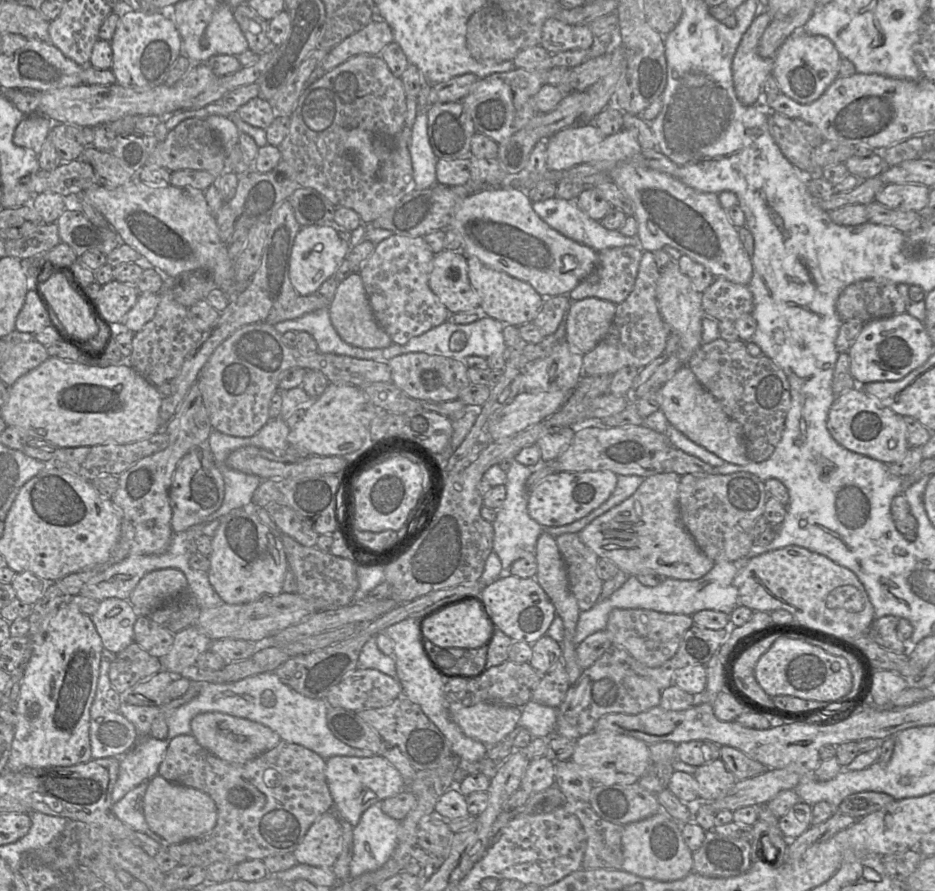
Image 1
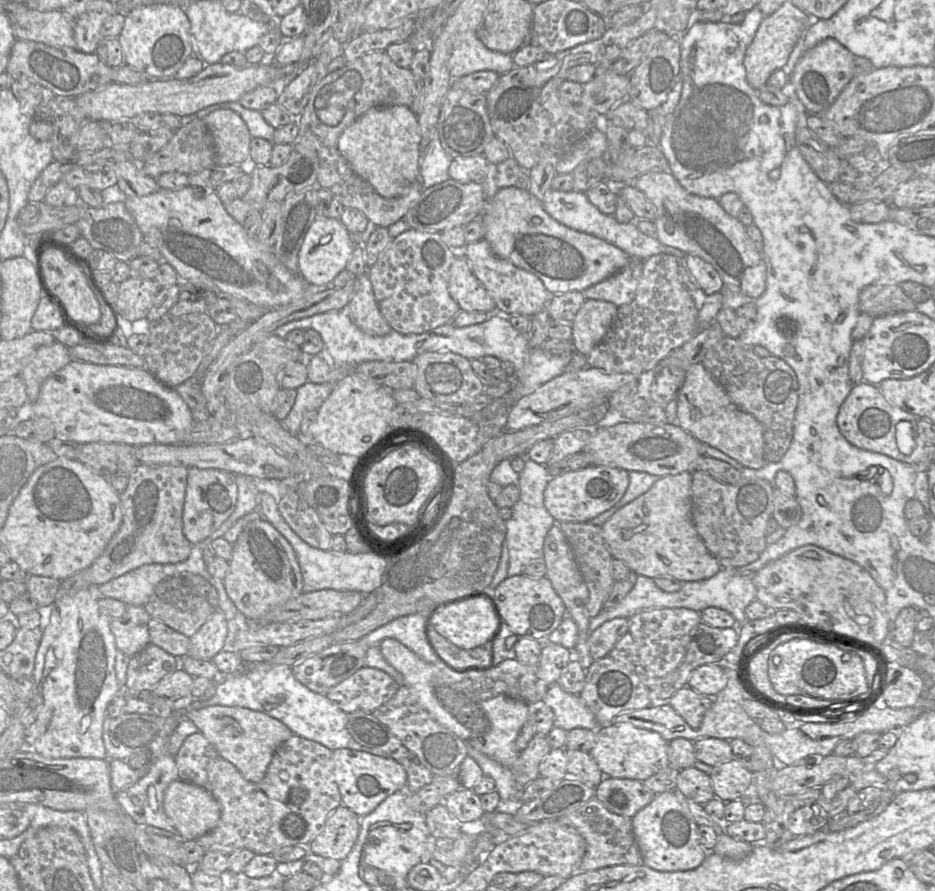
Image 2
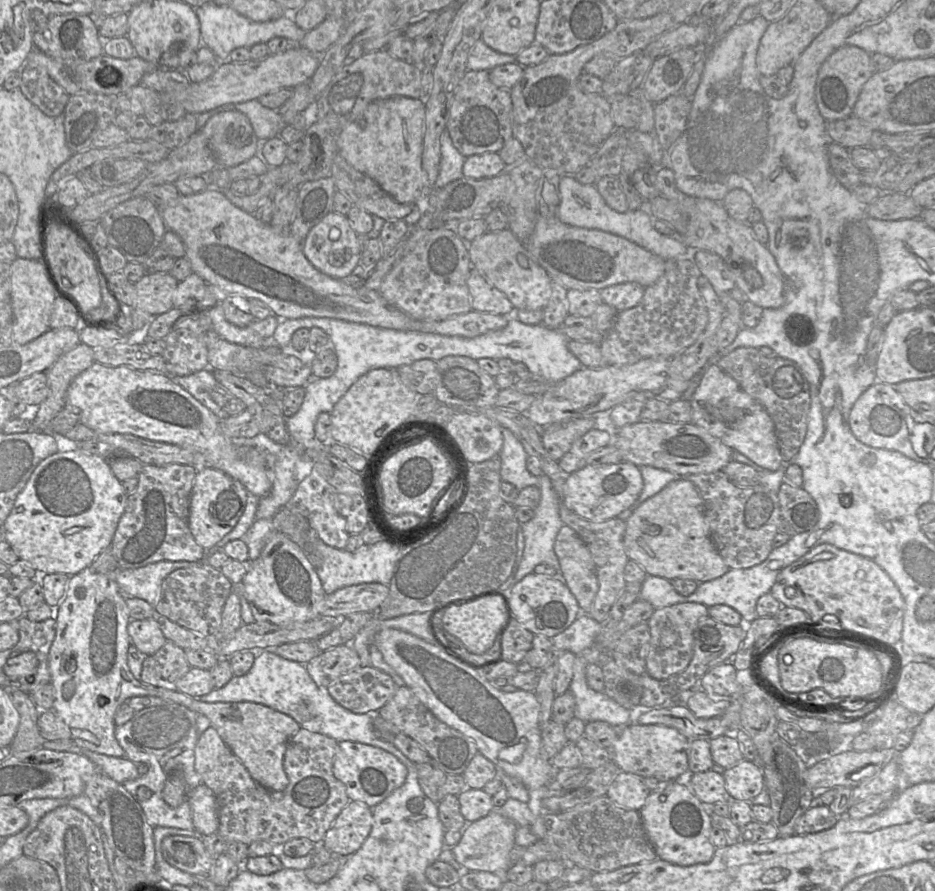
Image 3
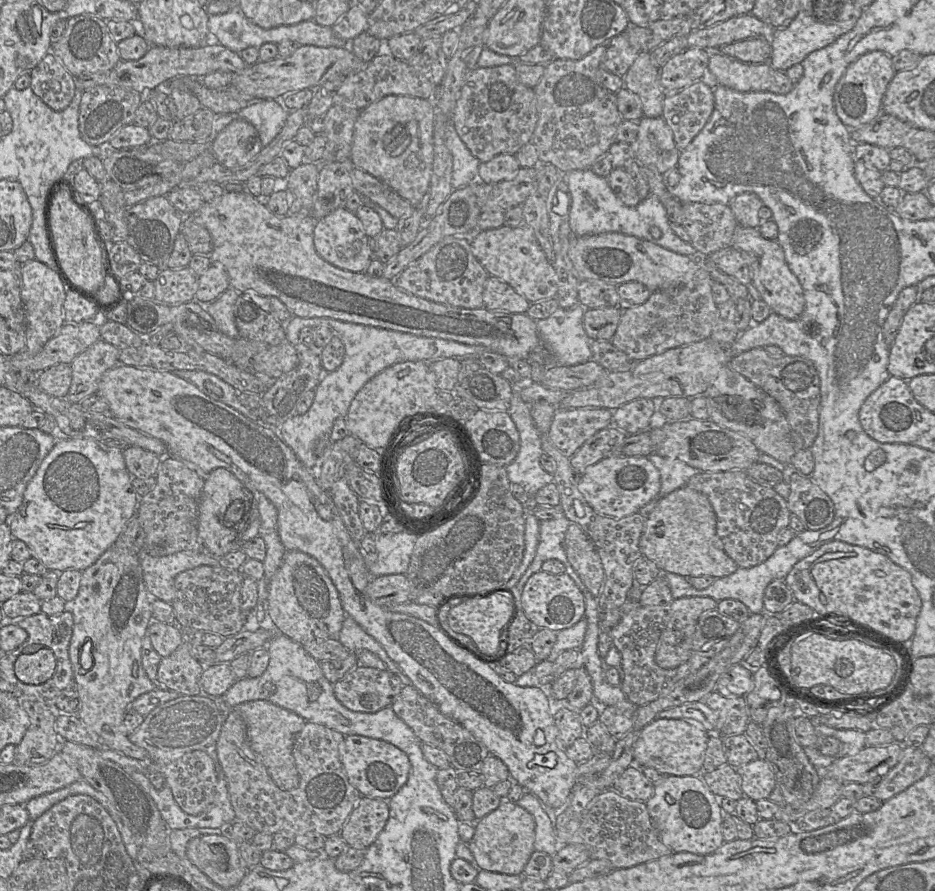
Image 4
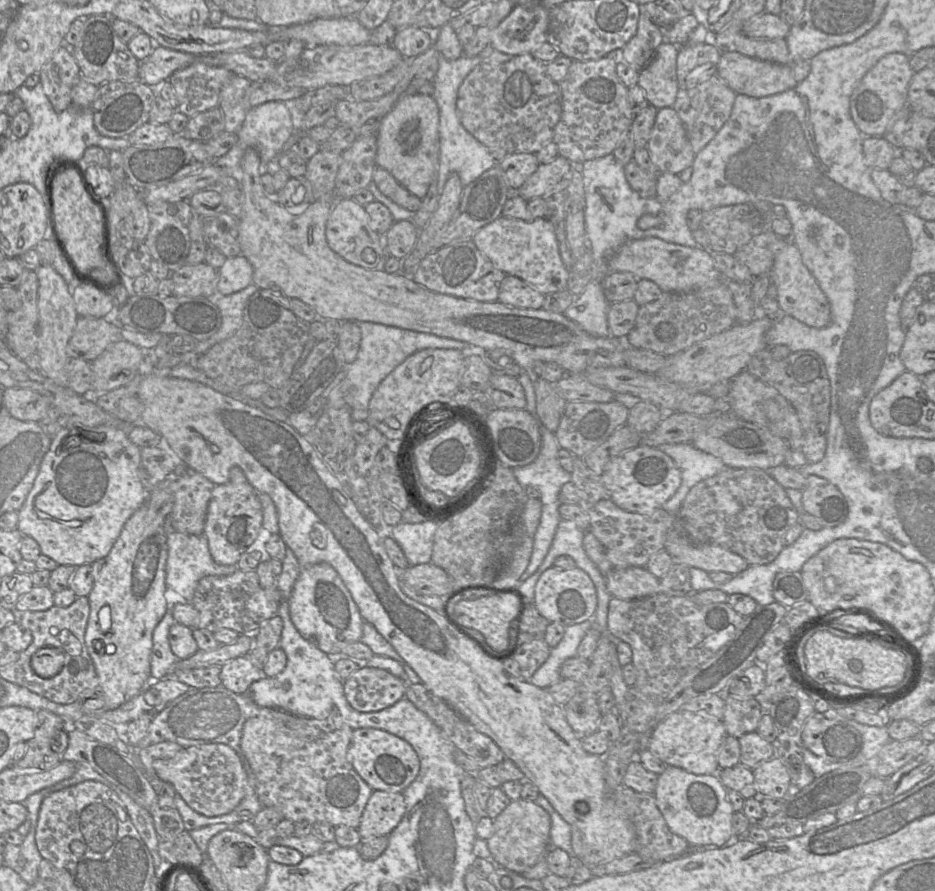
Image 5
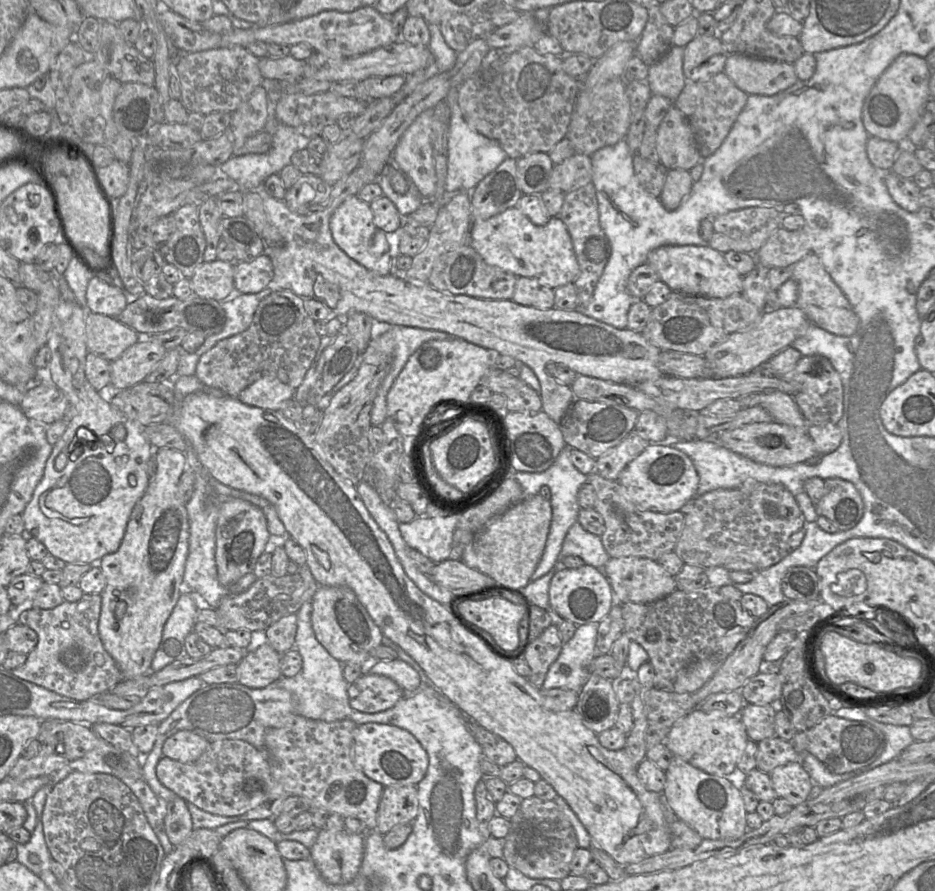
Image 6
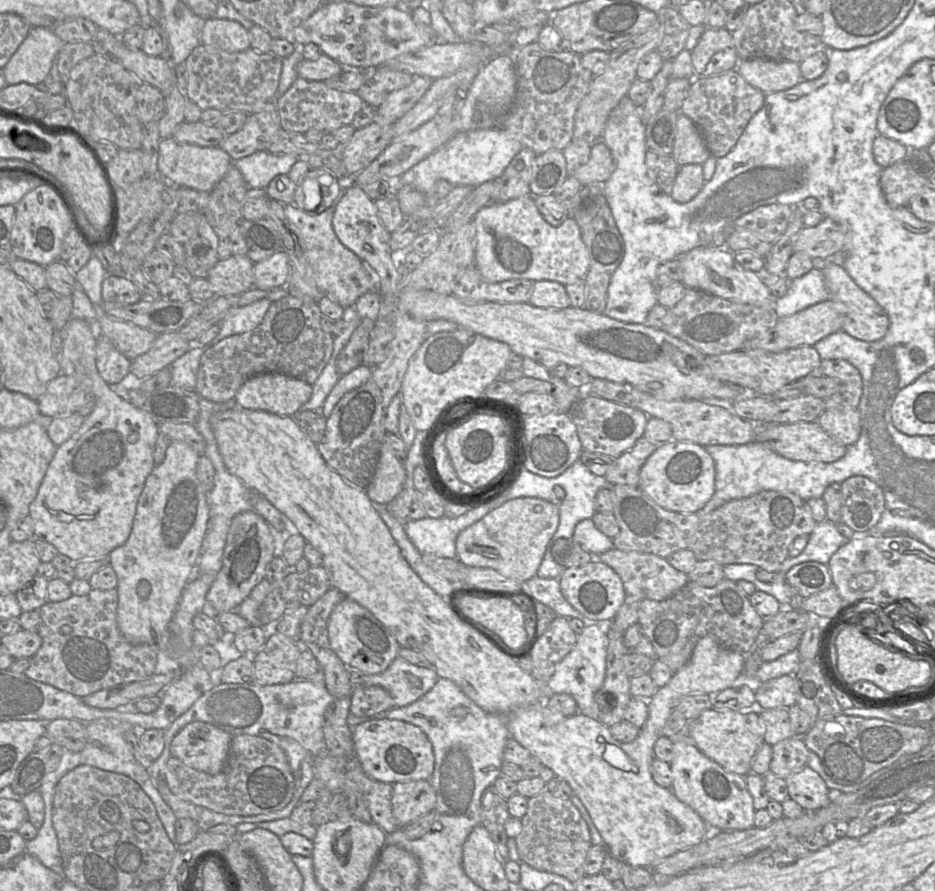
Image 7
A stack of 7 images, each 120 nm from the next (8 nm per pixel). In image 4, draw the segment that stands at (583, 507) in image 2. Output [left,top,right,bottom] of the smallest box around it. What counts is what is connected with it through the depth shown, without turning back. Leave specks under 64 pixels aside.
[578,455,661,518]

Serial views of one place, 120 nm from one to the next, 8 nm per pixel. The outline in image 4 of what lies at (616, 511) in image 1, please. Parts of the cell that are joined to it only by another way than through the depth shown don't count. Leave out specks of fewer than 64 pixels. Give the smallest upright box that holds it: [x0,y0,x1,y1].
[640,484,739,578]

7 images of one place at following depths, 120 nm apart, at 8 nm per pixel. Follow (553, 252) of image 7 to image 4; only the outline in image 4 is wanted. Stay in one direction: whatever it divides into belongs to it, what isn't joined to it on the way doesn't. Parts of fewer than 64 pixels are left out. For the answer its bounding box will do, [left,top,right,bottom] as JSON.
[471,224,558,302]

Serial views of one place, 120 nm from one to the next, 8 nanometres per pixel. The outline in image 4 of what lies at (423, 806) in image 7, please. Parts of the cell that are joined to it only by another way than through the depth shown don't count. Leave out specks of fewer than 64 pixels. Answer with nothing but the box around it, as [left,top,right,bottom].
[339,797,388,850]

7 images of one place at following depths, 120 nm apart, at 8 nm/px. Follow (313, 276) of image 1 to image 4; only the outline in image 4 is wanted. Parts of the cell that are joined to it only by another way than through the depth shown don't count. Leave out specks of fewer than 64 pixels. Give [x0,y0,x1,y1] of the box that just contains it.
[314,207,373,272]

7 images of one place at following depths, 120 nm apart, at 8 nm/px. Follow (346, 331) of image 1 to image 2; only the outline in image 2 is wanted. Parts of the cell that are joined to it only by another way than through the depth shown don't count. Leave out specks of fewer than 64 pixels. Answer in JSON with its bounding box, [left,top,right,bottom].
[343,272,392,336]

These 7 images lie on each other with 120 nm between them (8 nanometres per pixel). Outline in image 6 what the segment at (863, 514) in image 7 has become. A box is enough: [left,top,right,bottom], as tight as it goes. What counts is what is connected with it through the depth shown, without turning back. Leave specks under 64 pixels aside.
[815,478,864,531]

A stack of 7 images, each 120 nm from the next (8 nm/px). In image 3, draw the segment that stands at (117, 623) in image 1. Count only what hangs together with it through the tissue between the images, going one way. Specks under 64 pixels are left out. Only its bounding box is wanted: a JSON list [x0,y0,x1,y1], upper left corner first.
[127,618,167,655]

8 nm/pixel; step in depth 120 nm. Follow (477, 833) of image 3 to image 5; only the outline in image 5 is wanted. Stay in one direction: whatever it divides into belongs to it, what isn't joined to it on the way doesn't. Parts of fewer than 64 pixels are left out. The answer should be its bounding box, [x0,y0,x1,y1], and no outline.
[487,800,550,874]

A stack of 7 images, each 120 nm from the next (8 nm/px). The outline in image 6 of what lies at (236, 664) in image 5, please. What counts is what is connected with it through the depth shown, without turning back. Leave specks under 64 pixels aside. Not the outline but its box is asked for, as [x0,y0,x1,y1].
[237,643,281,688]

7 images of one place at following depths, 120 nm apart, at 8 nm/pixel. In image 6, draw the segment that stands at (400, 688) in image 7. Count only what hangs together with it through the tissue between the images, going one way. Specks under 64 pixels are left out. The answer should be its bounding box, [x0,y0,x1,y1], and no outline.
[362,658,423,695]

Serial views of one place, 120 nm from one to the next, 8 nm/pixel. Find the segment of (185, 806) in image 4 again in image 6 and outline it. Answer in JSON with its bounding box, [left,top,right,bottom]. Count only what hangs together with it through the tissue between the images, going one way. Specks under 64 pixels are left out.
[156,739,271,816]

